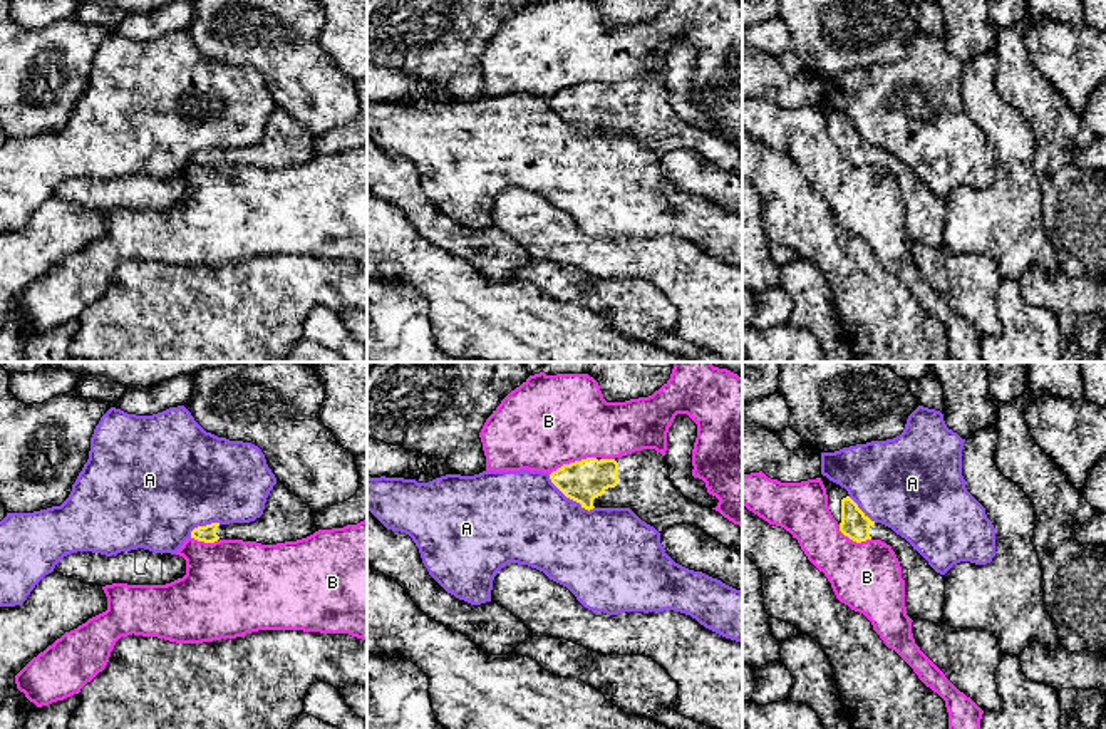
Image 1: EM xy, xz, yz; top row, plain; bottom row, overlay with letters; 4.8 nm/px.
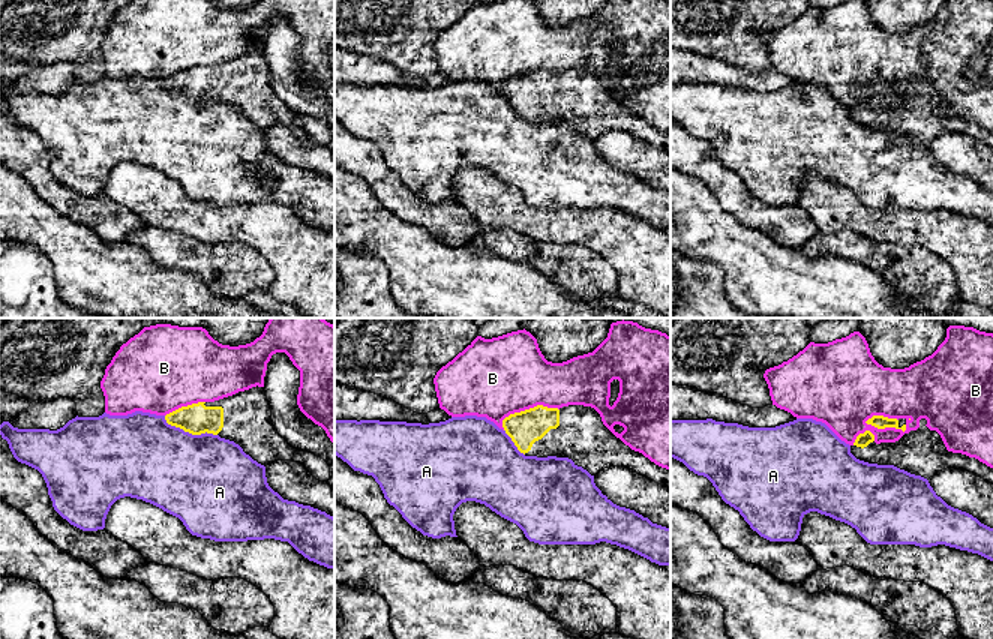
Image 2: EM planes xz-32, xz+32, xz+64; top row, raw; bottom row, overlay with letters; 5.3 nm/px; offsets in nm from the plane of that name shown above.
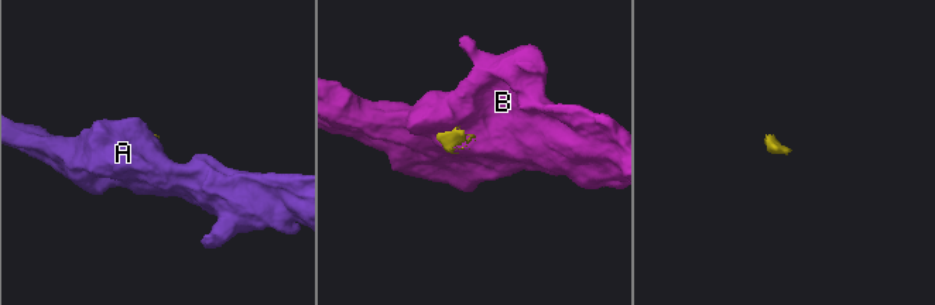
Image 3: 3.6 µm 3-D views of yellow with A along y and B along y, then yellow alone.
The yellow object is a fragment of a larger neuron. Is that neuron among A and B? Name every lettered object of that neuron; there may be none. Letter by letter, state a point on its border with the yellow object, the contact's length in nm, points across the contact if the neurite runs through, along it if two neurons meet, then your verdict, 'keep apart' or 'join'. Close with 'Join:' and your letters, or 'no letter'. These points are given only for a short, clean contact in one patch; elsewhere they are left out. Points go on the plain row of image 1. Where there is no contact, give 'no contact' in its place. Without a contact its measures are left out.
A: contact xz (570, 123); length 280 nm; border xz (548, 99), (567, 121), (589, 134), (594, 133); keep apart
B: contact xz (572, 87); length 240 nm; keep apart
Join: no letter

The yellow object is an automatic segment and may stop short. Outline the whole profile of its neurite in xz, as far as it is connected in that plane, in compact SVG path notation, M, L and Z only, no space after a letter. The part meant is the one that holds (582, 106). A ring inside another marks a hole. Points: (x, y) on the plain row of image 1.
M642 74L615 84L587 82L563 89L550 99L550 104L566 122L580 127L588 136L593 132L630 132L659 158L674 149L692 149L722 169L742 173L741 151L724 142L719 136L685 122L670 106L665 80L655 74Z

